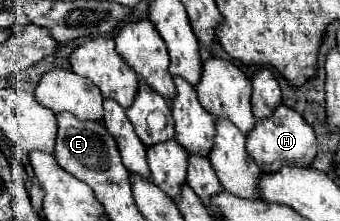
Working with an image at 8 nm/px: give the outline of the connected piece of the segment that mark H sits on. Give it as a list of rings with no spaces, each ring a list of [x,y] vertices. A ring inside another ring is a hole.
[[[279,106],[273,116],[257,120],[251,134],[247,134],[247,152],[265,174],[273,174],[283,166],[309,168],[315,158],[315,132],[299,112],[287,106]]]

